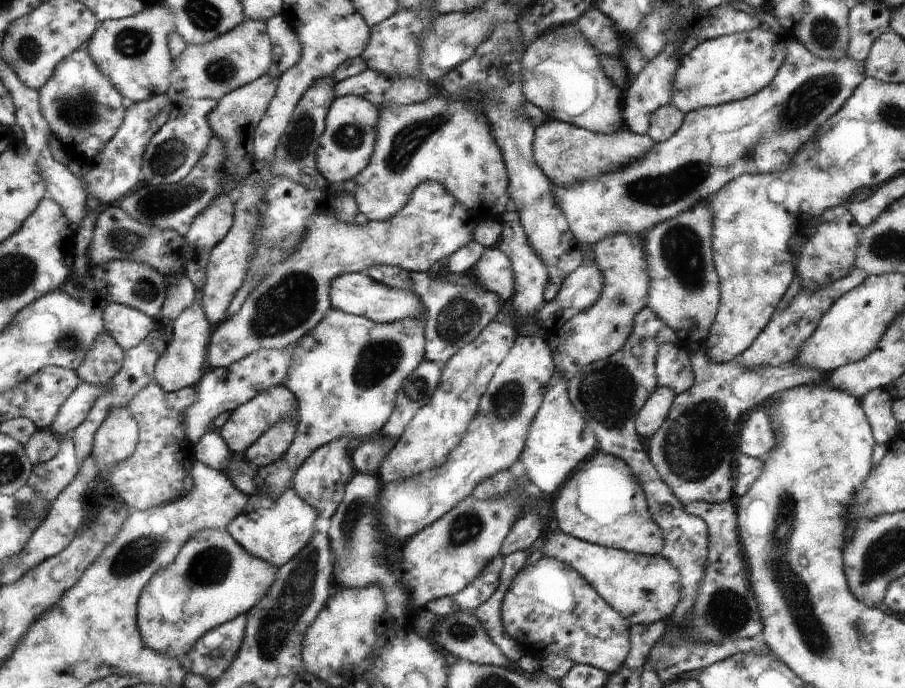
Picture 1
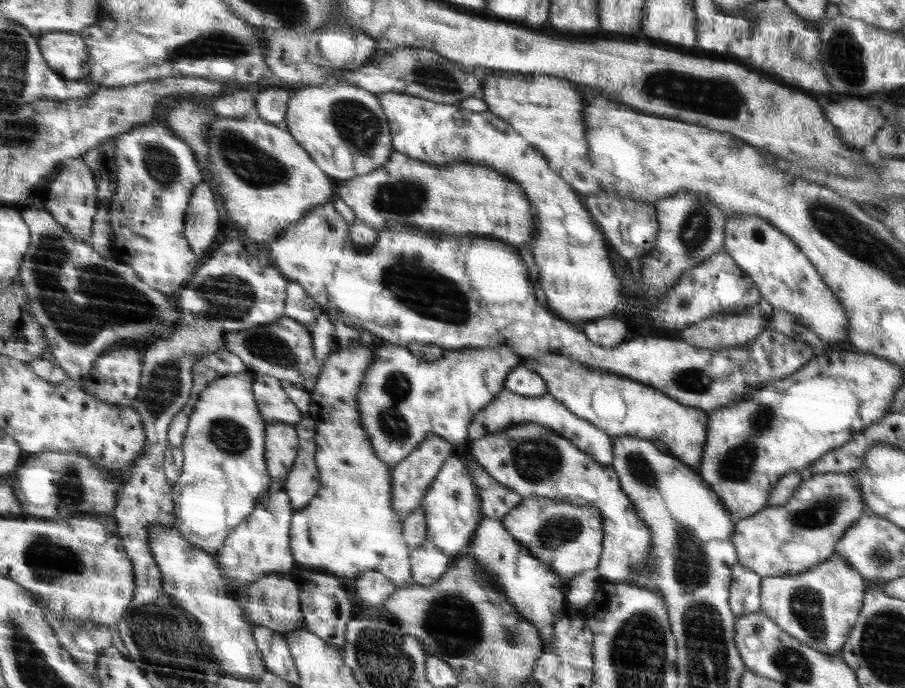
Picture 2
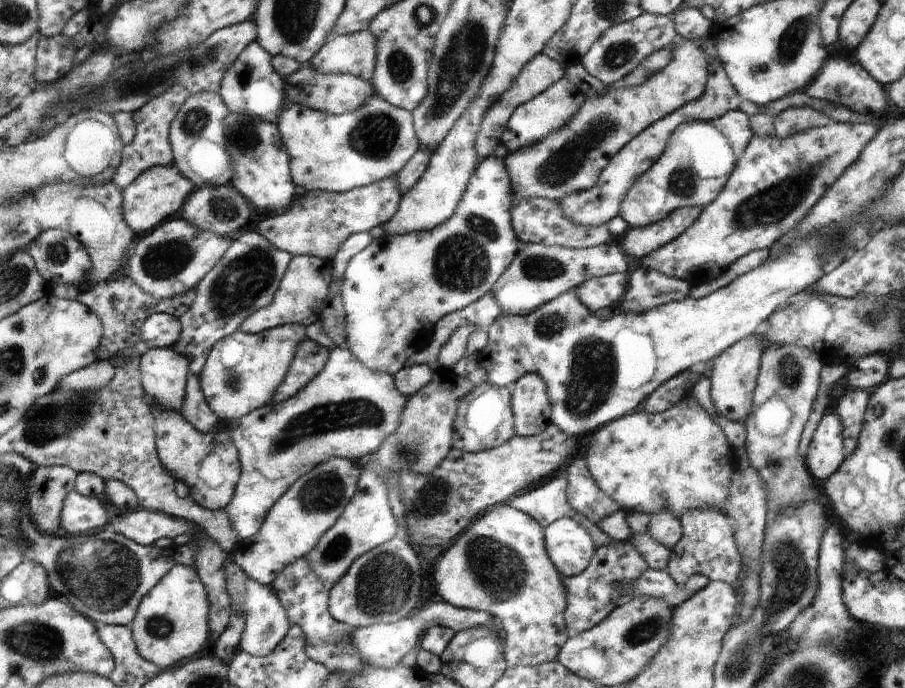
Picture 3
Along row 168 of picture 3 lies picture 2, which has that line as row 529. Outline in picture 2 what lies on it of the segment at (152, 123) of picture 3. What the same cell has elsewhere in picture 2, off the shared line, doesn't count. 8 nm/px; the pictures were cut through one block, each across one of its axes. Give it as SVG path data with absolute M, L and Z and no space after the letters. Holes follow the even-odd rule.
M232 237L228 240L223 241L217 248L220 248L218 252L214 252L214 256L204 264L204 266L200 266L197 270L198 274L195 274L193 279L190 281L190 286L186 286L185 289L176 295L177 297L177 305L181 310L183 316L181 316L181 322L175 326L175 334L173 336L169 336L169 338L163 338L162 340L157 340L156 342L148 343L146 346L146 350L144 351L145 355L145 363L143 366L143 388L142 392L139 394L137 409L140 411L140 415L144 416L144 423L147 424L148 430L148 444L145 448L146 457L142 456L140 458L139 466L134 470L134 473L130 475L130 478L127 480L127 488L123 490L121 497L118 501L118 506L115 510L115 518L117 519L118 527L120 534L124 539L124 544L127 548L128 555L131 556L132 561L135 563L135 573L137 578L137 585L139 588L155 586L164 588L164 575L163 570L160 568L159 560L156 559L155 548L151 546L151 528L154 525L168 525L168 526L176 526L177 514L176 514L176 501L175 501L175 486L170 482L167 478L167 452L171 447L171 440L169 438L169 434L171 433L172 424L175 422L176 418L182 413L182 408L184 408L188 401L190 400L190 396L192 396L192 390L195 388L195 366L199 364L200 361L208 353L215 353L225 349L225 334L226 333L240 333L241 330L254 329L255 326L263 326L266 324L274 324L276 320L280 318L280 316L284 316L285 310L284 308L284 292L287 292L286 284L289 284L290 280L279 270L278 265L274 259L270 257L270 253L265 247L263 243L252 243L246 240L245 238L240 237Z

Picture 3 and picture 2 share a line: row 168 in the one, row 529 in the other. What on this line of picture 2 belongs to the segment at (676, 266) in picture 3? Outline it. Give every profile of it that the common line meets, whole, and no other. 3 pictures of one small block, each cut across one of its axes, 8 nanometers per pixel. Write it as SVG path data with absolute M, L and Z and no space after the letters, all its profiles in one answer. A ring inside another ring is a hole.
M852 472L848 473L828 473L828 474L818 474L812 476L804 480L798 490L794 492L793 498L790 498L786 504L782 506L766 506L766 508L759 510L758 513L754 514L754 516L744 517L741 519L736 519L736 526L734 530L734 534L732 534L732 541L738 550L738 558L739 565L742 565L750 570L756 571L762 578L764 577L772 577L772 576L780 576L782 575L792 575L804 572L806 570L810 570L815 568L820 563L825 562L834 554L834 550L837 549L837 544L842 538L842 535L850 528L851 524L854 524L858 518L864 516L866 514L866 501L864 501L863 488L861 488L861 484L856 476Z

